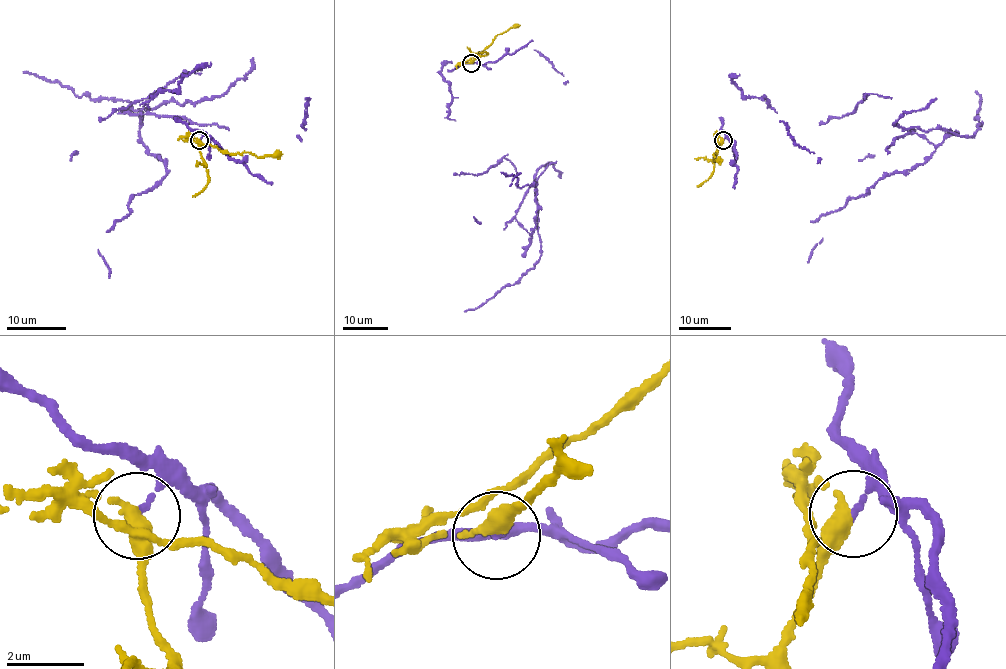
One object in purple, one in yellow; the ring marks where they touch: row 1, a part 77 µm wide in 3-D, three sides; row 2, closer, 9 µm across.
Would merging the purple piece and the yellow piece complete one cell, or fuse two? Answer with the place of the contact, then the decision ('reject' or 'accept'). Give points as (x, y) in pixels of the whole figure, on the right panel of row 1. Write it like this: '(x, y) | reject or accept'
(723, 140) | reject

